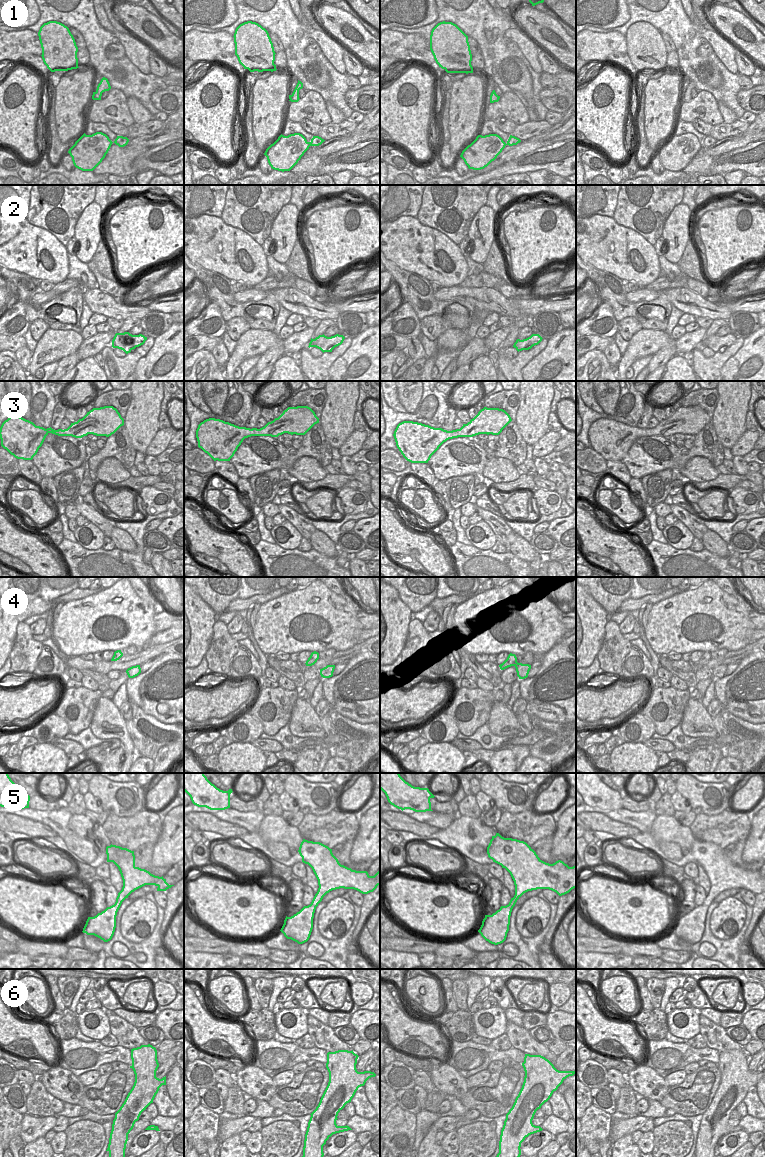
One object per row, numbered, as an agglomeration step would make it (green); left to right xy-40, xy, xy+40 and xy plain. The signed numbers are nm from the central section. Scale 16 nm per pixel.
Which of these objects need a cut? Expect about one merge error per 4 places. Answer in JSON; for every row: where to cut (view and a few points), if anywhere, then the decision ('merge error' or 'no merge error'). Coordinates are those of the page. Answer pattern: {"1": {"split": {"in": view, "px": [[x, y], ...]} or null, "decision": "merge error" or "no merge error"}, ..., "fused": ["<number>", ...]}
{"1": {"split": null, "decision": "no merge error"}, "2": {"split": null, "decision": "no merge error"}, "3": {"split": null, "decision": "no merge error"}, "4": {"split": null, "decision": "no merge error"}, "5": {"split": null, "decision": "no merge error"}, "6": {"split": null, "decision": "no merge error"}, "fused": []}

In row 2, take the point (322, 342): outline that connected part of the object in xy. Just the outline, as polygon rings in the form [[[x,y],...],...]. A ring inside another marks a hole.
[[[324,334],[319,335],[315,339],[311,338],[311,341],[309,343],[310,347],[316,347],[320,349],[323,353],[324,352],[332,352],[332,350],[341,345],[344,341],[345,337],[343,335],[336,334],[331,337],[327,337]]]

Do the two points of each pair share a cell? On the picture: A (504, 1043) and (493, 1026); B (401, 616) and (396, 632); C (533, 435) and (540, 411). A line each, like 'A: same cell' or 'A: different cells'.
A: different cells
B: same cell
C: same cell

